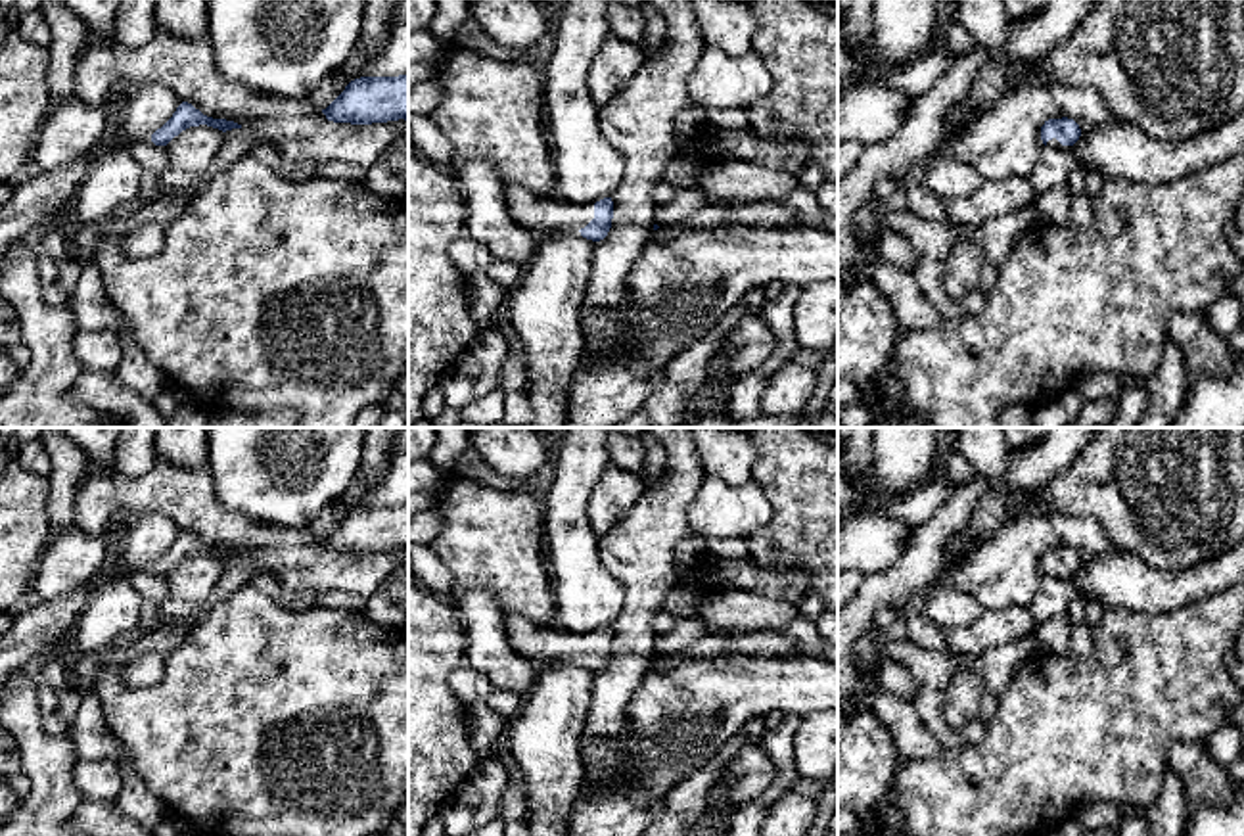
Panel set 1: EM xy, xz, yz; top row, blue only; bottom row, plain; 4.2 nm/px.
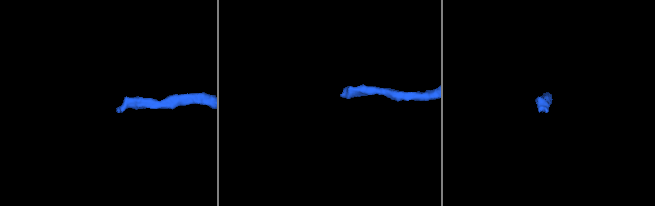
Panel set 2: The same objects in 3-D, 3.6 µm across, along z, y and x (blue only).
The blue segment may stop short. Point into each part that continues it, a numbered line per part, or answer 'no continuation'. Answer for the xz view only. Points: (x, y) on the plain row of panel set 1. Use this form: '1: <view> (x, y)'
1: xz (541, 643)

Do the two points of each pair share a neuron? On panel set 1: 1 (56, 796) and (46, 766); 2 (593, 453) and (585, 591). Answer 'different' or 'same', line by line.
1: same
2: same

